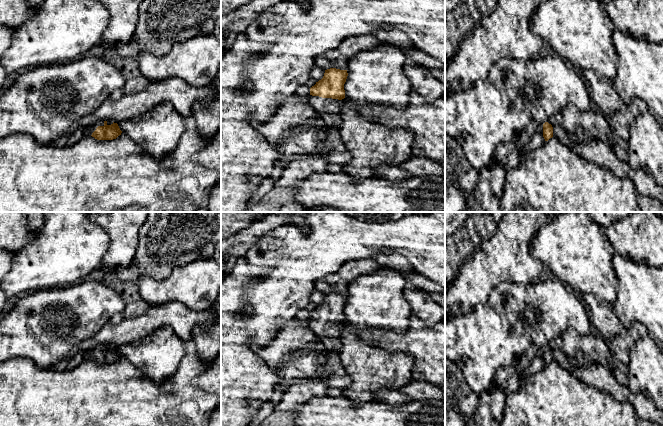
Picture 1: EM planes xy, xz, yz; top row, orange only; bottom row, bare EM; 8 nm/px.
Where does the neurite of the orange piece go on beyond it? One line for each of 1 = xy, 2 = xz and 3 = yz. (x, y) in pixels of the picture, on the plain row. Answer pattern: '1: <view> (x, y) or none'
1: xy (89, 354)
2: xz (329, 333)
3: yz (595, 375)

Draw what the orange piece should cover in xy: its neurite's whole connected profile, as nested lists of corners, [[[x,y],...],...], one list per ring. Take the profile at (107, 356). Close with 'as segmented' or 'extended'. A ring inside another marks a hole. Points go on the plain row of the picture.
[[[101,345],[85,352],[85,360],[92,360],[97,364],[113,364],[121,357],[118,348],[112,345]]]; extended

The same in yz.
[[[545,346],[543,348],[545,365],[548,365],[553,360],[590,387],[611,394],[617,401],[630,402],[634,406],[638,418],[663,426],[663,411],[658,409],[655,403],[644,393],[633,393],[628,386],[620,384],[609,368],[603,367],[598,363],[585,364],[582,367],[574,366],[561,350],[552,350]]]; extended

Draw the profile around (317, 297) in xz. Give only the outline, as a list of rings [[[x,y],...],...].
[[[315,289],[310,296],[310,302],[318,306],[323,302],[324,297],[325,297],[324,293]]]

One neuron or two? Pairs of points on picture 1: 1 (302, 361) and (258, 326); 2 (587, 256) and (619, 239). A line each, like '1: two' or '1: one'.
1: two
2: two

